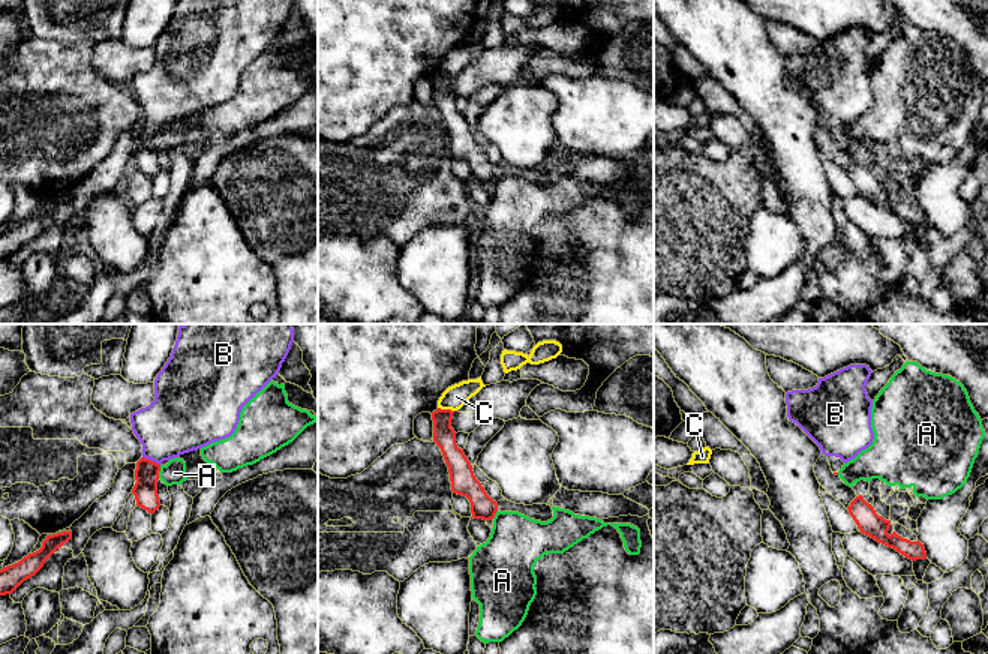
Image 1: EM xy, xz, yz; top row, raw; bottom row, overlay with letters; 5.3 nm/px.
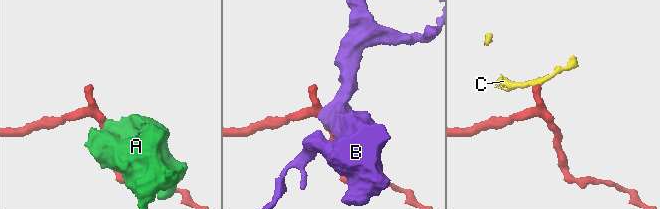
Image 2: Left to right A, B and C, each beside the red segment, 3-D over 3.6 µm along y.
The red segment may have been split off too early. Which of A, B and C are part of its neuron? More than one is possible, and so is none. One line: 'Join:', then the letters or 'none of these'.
Join: B

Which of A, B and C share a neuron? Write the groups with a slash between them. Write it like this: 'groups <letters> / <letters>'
groups A / B / C

